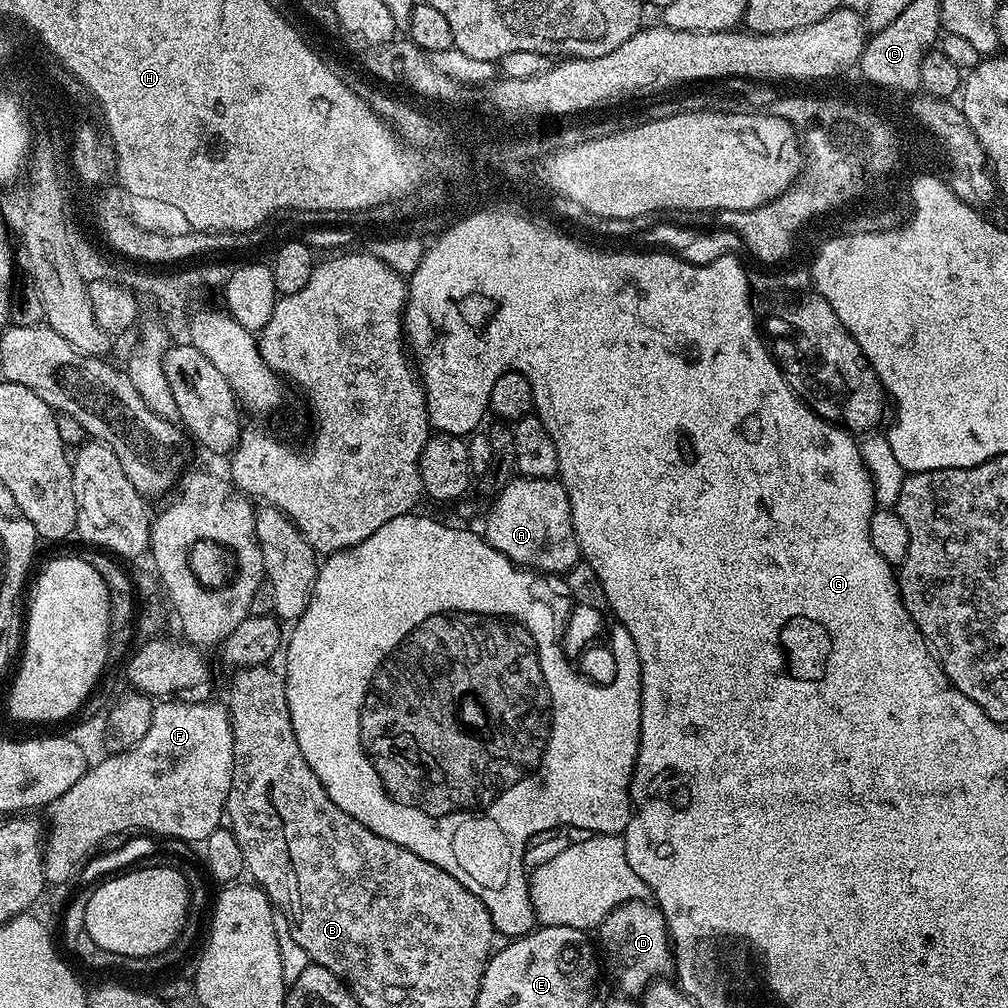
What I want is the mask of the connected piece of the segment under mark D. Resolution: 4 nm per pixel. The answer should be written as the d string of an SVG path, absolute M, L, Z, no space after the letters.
M647 899L626 901L619 905L598 927L599 951L616 979L619 995L639 997L649 984L673 971L674 953L668 939L668 927L659 907Z

